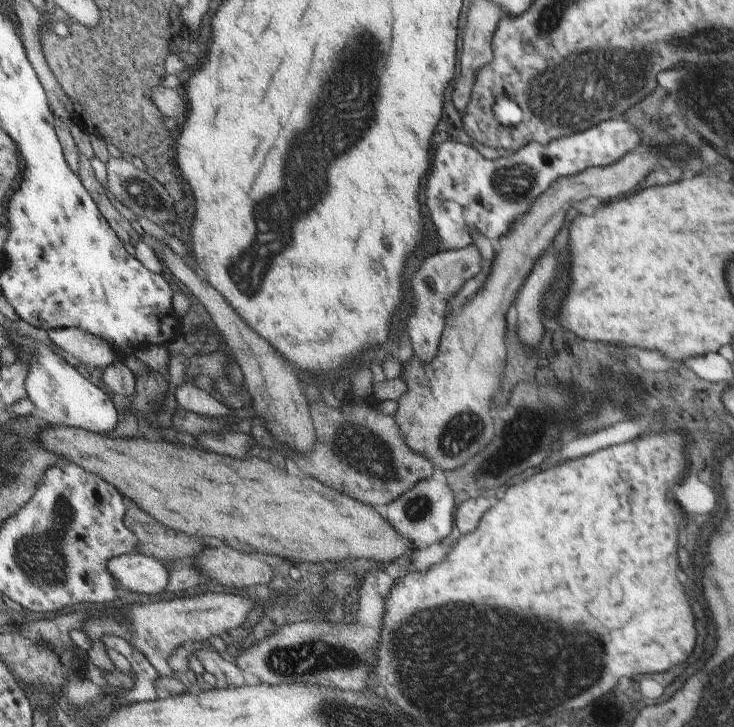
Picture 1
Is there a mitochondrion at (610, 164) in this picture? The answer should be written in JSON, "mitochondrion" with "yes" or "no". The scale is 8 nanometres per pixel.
{"mitochondrion":"no"}

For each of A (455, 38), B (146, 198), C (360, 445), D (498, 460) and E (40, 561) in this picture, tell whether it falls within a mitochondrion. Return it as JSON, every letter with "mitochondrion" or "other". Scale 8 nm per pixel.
{"A":"other","B":"mitochondrion","C":"mitochondrion","D":"mitochondrion","E":"mitochondrion"}

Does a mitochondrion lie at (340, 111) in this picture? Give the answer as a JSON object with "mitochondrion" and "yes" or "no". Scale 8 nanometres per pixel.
{"mitochondrion":"yes"}

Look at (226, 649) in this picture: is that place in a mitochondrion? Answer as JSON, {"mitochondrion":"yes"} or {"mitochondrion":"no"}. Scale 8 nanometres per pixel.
{"mitochondrion":"no"}

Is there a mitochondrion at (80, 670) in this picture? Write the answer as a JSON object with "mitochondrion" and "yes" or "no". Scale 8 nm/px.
{"mitochondrion":"no"}

